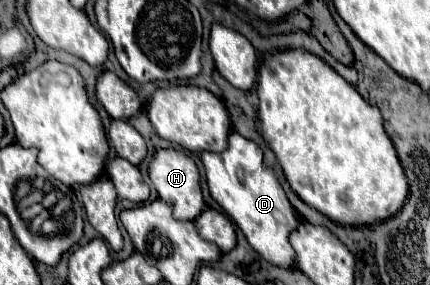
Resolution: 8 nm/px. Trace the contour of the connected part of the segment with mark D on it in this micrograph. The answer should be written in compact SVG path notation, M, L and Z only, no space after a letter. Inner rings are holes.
M239 133L229 135L229 149L219 153L201 153L201 161L205 165L207 185L211 197L223 207L223 211L239 225L243 235L255 253L259 253L265 261L275 263L277 267L291 269L295 265L295 251L289 243L291 231L299 227L301 219L293 205L289 203L277 175L273 169L263 165L263 153L259 145L251 139L245 139ZM241 167L245 171L245 183L239 183L235 169Z

